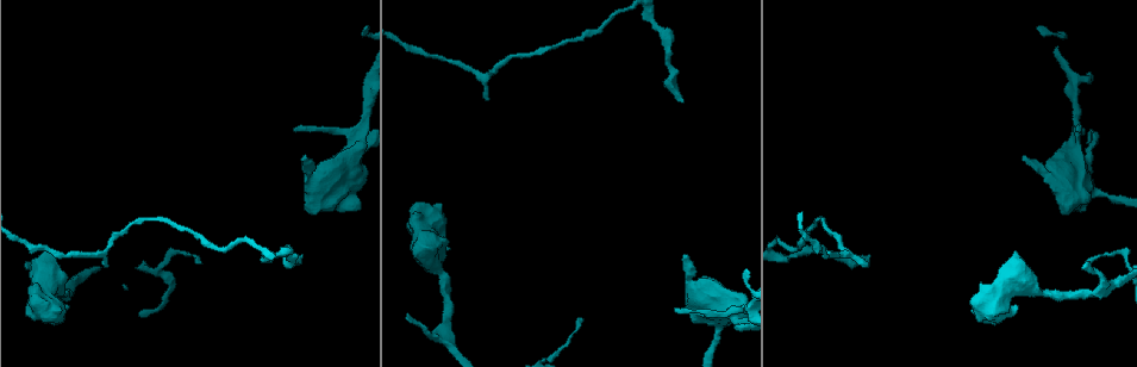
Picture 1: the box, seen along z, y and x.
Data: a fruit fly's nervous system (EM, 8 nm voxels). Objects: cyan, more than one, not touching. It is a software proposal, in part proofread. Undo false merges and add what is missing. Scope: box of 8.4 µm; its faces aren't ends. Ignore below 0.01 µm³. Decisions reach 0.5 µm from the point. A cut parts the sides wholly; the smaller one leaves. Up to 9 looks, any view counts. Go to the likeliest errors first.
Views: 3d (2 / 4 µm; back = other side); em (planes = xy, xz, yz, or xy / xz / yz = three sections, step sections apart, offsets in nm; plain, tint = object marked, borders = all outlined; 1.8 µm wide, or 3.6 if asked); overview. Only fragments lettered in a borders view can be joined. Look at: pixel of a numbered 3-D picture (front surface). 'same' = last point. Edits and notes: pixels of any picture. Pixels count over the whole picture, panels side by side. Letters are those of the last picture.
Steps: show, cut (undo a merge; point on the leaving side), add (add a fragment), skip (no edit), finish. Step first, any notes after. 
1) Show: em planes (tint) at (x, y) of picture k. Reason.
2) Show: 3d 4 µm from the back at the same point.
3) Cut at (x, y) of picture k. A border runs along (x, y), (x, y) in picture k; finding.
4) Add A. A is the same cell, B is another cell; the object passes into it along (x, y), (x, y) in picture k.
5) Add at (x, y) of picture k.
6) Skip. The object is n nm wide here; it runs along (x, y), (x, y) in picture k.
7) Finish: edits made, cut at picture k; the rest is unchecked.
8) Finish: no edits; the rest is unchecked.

Show: 3d 4 µm at (1015, 308) of picture 1.

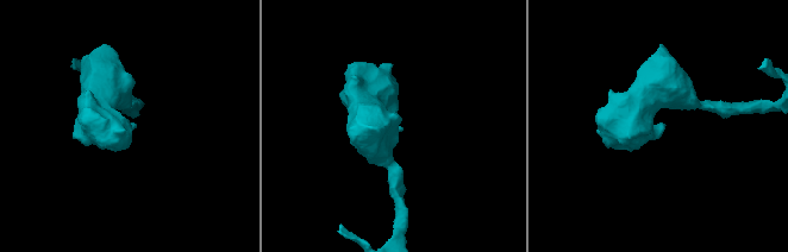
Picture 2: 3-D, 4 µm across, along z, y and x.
Show: em planes (borders) at (660, 127) of picture 2.

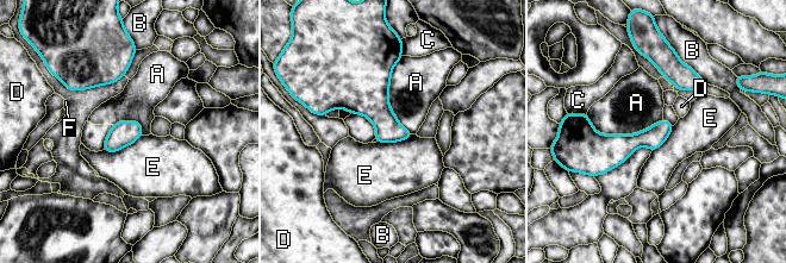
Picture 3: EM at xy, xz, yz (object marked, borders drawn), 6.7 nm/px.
Skip. The longest contact is with A, 500 nm; A, B, C, D, E and F are other cells; a border runs along (586, 113), (600, 133), (662, 119) in picture 3; none of them fits.

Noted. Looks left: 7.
Show: 3d 4 µm at (1085, 263) of picture 1. Thin end.

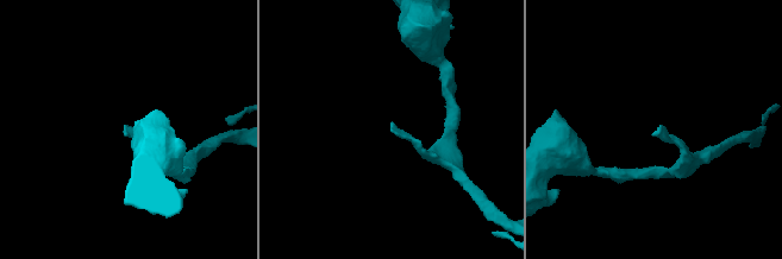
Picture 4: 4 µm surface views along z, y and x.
Show: em planes (borders) at (126, 128) of picture 4. Now the EM.

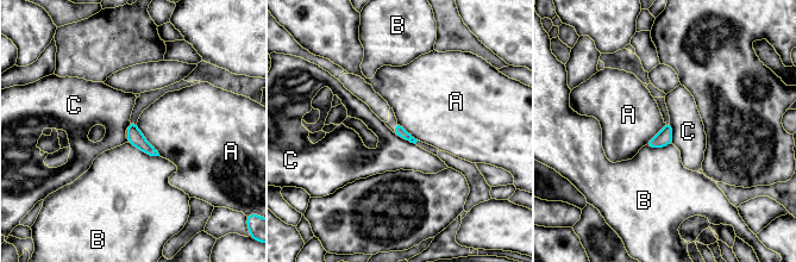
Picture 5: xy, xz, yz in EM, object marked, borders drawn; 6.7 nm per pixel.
Skip. The longest contact is with A, 280 nm; A, B and C are other cells; no lettered fragment goes on from it.

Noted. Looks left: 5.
Show: em 3.6 µm xz step 8 (borders) at (352, 163) of picture 1. Thick turns thin.

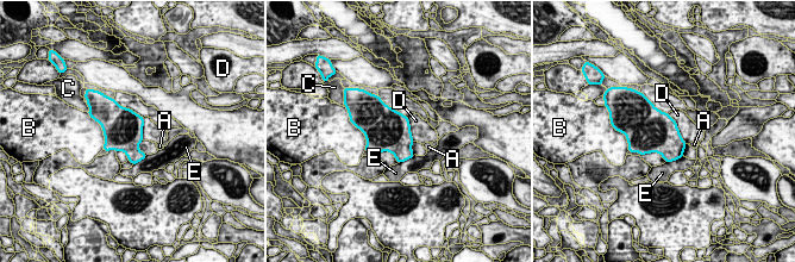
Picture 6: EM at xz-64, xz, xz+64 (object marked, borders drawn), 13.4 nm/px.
Show: em 3.6 µm planes (borders) at the same point.

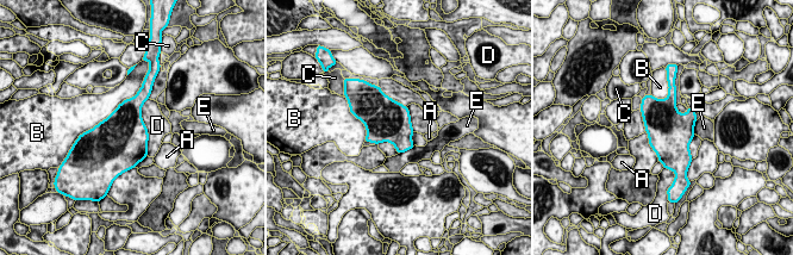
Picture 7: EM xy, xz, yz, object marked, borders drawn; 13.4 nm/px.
Skip. The longest contact is with B, 900 nm; A, B, C, D and E are other cells; a border runs along (148, 98), (142, 106), (145, 155) in picture 7; one cell here.

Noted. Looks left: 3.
Show: 3d 2 µm at (198, 264) of picture 1. Tapers out.

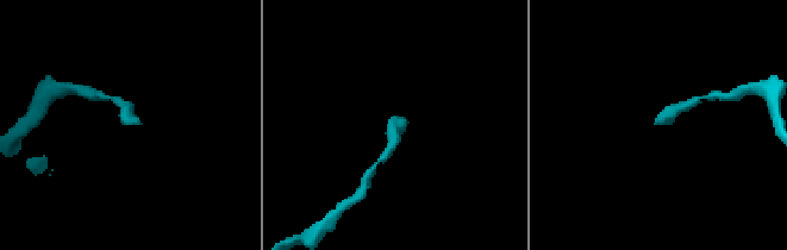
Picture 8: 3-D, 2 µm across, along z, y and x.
Show: em planes (plain) at (129, 123) of picture 8. Need the tissue.

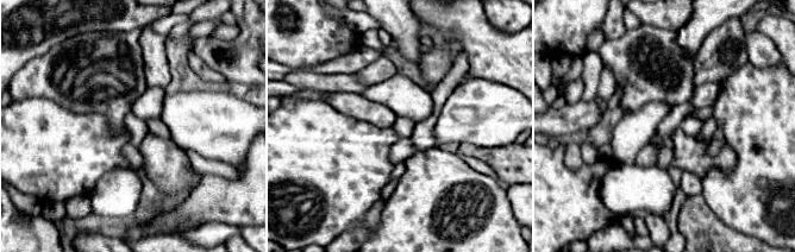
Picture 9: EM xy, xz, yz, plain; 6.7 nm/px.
Show: em planes (borders) at the same point. See the neighbours.

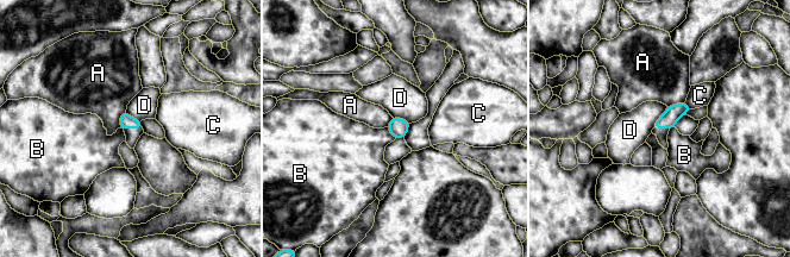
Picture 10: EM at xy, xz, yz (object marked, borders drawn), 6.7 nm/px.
Skip. The object is 100 nm wide here; the longest contact is with D, 180 nm; A, B, C and D are other cells; no lettered fragment goes on from it.

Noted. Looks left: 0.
Finish: no edits; the rest is unchecked.

